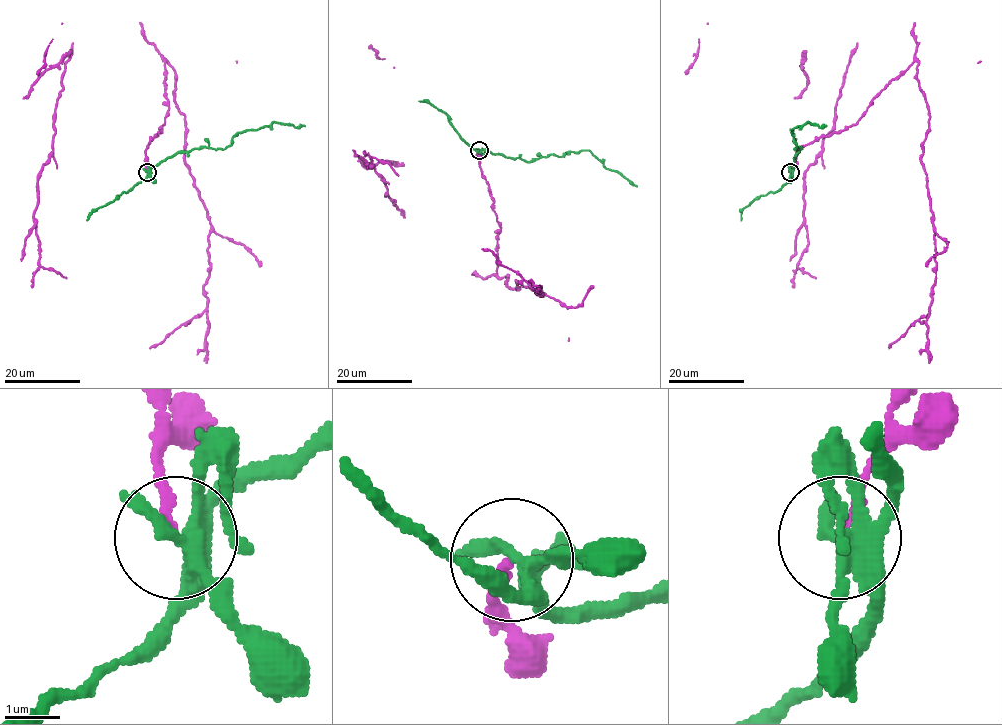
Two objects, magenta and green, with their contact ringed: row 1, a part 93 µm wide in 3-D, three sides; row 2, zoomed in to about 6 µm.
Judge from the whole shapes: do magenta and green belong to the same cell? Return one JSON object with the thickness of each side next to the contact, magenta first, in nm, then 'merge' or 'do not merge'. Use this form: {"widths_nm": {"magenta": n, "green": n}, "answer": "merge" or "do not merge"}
{"widths_nm": {"magenta": 180, "green": 320}, "answer": "do not merge"}

